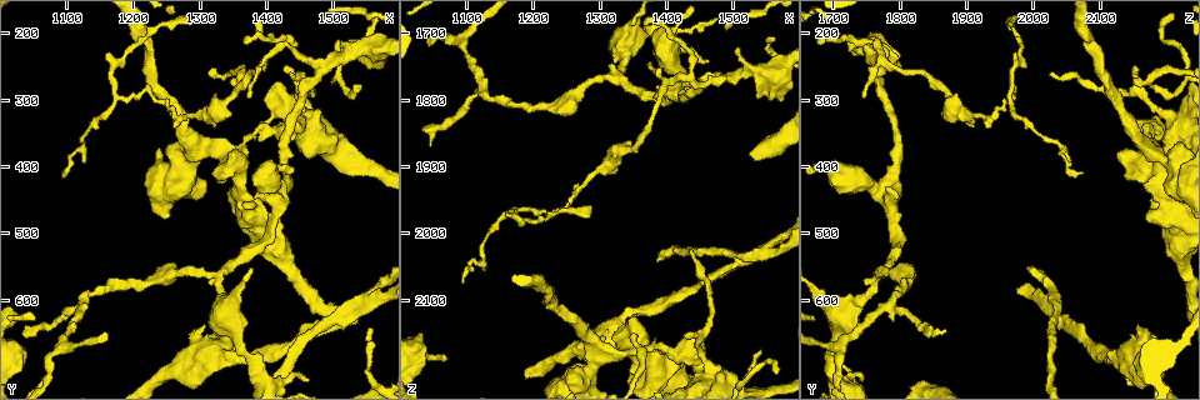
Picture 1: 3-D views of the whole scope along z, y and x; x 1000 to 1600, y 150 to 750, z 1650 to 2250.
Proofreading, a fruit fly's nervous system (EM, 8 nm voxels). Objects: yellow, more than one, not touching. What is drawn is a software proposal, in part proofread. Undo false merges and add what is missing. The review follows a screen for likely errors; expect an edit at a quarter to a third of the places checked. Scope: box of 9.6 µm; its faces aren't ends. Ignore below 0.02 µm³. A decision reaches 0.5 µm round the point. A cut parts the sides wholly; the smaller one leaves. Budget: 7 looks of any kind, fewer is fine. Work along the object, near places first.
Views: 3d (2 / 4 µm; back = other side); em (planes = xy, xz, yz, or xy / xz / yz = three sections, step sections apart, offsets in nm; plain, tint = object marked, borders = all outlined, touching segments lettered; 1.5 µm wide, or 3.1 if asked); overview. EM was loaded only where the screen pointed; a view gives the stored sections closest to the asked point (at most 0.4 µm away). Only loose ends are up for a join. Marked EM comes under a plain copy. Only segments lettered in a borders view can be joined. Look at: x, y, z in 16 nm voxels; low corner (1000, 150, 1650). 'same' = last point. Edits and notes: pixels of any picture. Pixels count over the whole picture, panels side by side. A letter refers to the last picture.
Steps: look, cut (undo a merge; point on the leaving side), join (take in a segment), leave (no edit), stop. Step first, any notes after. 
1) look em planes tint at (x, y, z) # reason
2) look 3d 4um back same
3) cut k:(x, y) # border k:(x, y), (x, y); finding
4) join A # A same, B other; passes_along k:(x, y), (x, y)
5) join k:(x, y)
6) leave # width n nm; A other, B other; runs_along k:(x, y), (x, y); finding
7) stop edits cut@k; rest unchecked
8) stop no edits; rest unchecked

look em planes borders at (1430, 540, 2225) # calibre changes

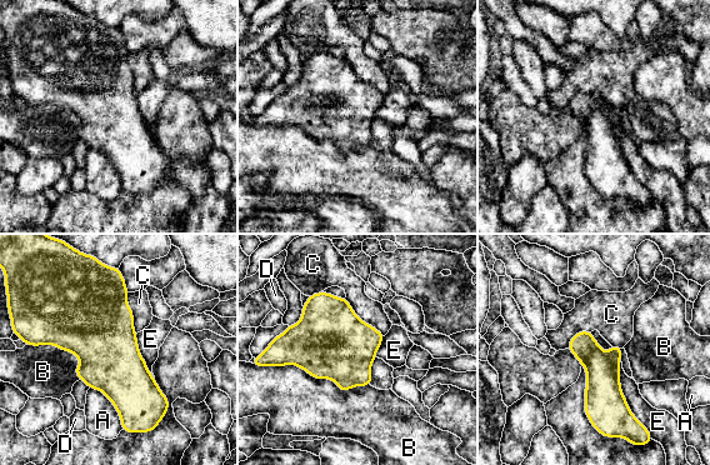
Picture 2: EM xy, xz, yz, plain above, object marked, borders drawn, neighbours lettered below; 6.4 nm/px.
leave # A other, B other, C other, D other, E other; border 2:(274, 365), (341, 390), (369, 385); continuous, no second neuron

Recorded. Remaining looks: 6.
look 3d 2um at (1505, 635, 2040) # abrupt turn

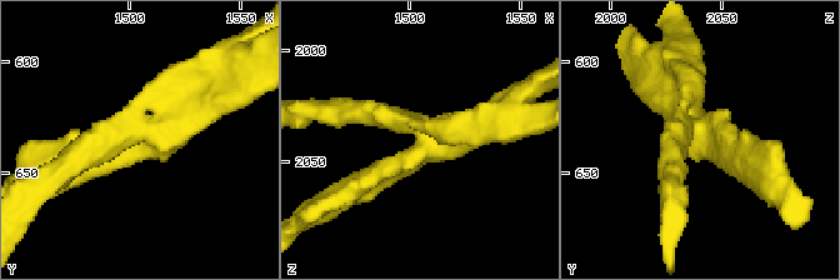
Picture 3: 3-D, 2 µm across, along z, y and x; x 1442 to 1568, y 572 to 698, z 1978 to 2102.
look em planes tint at (1505, 632, 2038) # arms 4

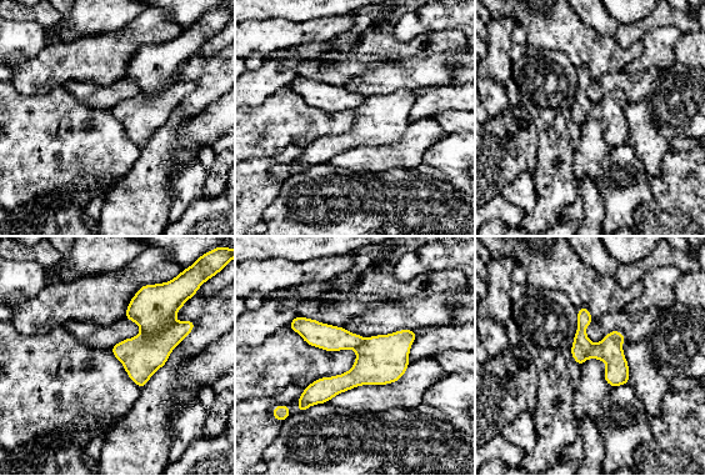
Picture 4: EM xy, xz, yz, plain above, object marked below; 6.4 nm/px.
look em planes borders same

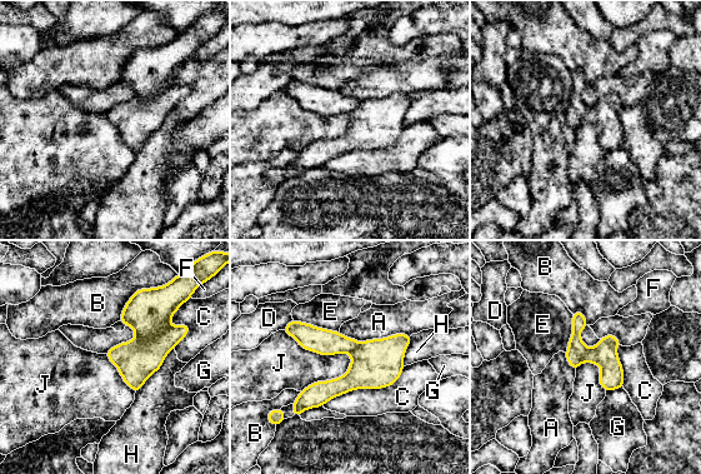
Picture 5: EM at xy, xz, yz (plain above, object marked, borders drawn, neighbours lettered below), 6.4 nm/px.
cut 5:(149, 310) # width 170 nm; longest_contact C 600 nm; A other, B other, C other, D other, E other, F other, G other, H other, J other; a second neuron is stuck on

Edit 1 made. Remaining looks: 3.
stop edits cut@5; rest unchecked

